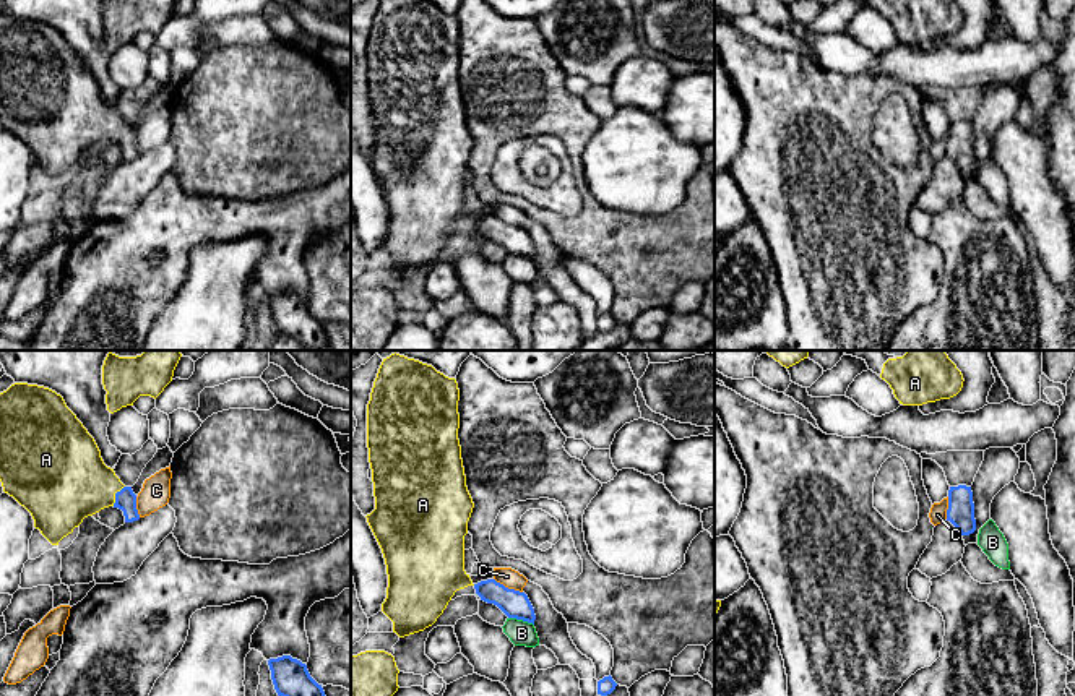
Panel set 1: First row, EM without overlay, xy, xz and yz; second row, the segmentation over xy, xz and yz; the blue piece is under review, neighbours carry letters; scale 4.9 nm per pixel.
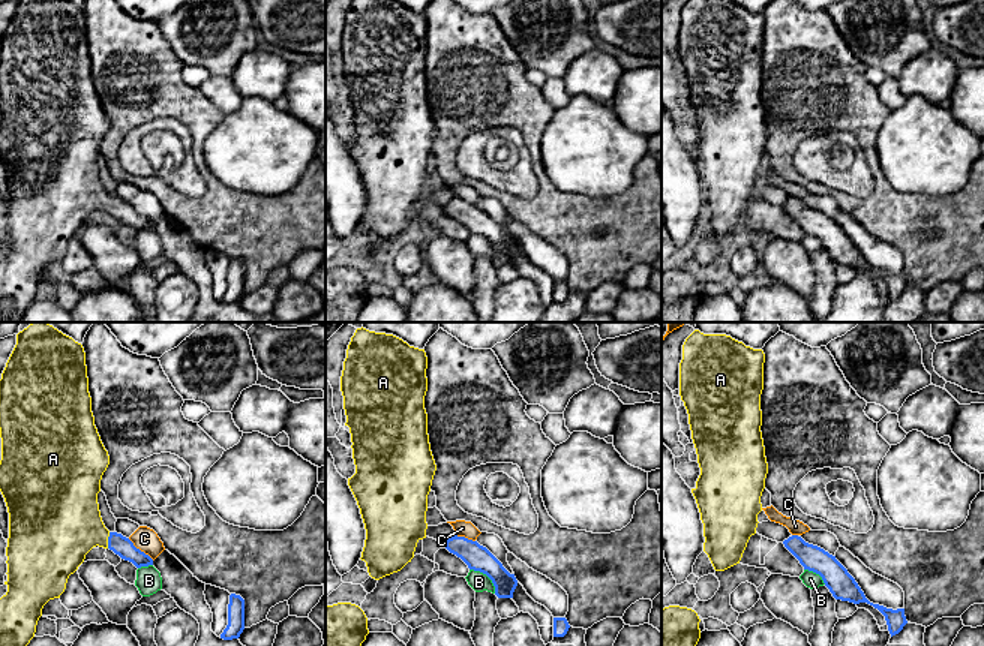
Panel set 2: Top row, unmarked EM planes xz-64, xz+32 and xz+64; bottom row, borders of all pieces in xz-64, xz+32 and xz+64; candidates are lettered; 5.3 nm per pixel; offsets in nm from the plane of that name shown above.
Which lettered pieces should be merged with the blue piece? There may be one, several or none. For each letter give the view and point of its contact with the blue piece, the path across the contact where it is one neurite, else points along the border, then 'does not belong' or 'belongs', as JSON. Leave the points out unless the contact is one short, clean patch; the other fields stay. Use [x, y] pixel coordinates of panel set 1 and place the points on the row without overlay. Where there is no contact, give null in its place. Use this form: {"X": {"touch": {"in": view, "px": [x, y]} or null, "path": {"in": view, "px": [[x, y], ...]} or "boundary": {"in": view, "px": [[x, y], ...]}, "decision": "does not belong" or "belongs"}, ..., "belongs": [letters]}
{"A": {"touch": {"in": "xy", "px": [116, 132]}, "path": {"in": "xy", "px": [[125, 137], [116, 132], [99, 124], [69, 117]]}, "decision": "belongs"}, "B": {"touch": {"in": "xz", "px": [522, 255]}, "boundary": {"in": "xz", "px": [[509, 253], [526, 257], [533, 262]]}, "decision": "does not belong"}, "C": {"touch": {"in": "xz", "px": [507, 224]}, "boundary": {"in": "xz", "px": [[494, 214], [522, 229]]}, "decision": "does not belong"}, "belongs": ["A"]}

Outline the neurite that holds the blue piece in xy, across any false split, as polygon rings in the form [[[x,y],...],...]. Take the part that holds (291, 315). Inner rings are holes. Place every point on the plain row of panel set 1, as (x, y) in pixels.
[[[291,292],[268,297],[278,333],[299,341],[307,350],[331,350],[322,321],[309,310],[307,302]]]

